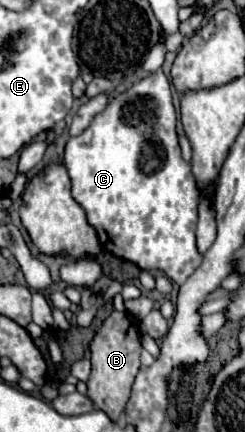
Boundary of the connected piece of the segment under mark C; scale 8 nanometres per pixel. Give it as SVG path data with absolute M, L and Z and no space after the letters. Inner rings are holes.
M163 71L141 79L127 91L109 99L107 107L95 115L81 135L69 137L65 143L63 165L73 185L73 199L83 207L87 223L99 235L101 247L145 271L161 271L181 285L197 269L197 265L201 265L201 255L195 247L199 189L189 163L181 157L173 109L171 87Z

